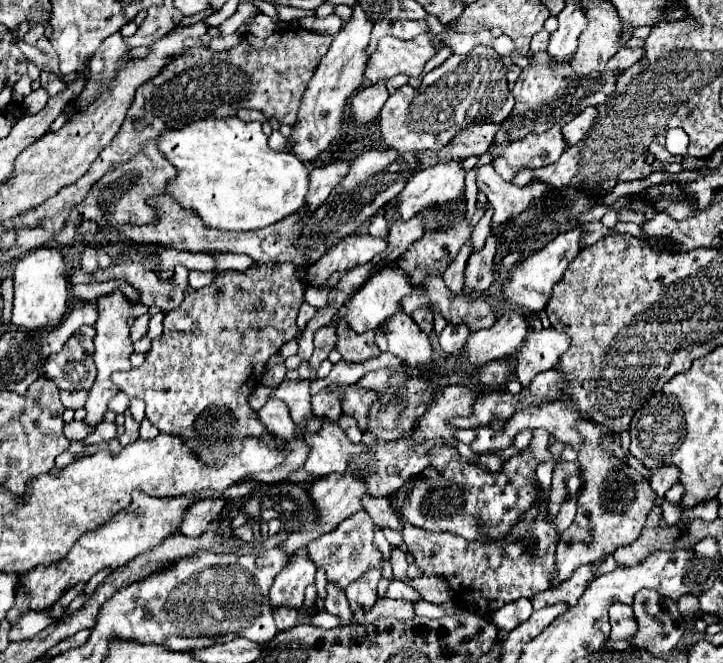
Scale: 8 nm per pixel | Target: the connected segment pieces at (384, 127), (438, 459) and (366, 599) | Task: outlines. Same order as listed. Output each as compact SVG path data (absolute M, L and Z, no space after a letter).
M474 47L468 55L454 53L440 67L428 71L422 77L422 83L418 89L404 85L402 89L398 89L394 95L388 97L388 103L380 111L382 139L386 141L388 147L396 149L398 153L426 151L426 149L438 151L470 123L502 123L514 107L512 87L520 75L520 71L522 69L510 57L502 57L490 47Z
M436 447L436 449L432 449L432 465L438 467L438 471L442 471L444 465L450 463L452 459L464 461L464 459L458 455L458 451L454 451L452 447Z
M370 569L366 571L360 579L352 581L344 591L348 597L348 603L352 607L354 613L354 621L356 623L364 623L364 615L374 607L374 603L378 601L376 595L376 585L380 581L380 569Z

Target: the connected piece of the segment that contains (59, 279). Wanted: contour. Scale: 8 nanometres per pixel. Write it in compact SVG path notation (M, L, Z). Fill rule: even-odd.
M38 247L22 259L14 269L14 311L12 323L24 331L56 327L68 311L68 263L60 247Z

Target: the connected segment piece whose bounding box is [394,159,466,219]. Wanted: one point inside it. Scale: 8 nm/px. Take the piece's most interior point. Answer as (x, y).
(442, 183)

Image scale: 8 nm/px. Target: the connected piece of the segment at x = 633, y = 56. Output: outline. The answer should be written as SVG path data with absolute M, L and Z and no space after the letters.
M620 47L618 53L606 63L606 69L608 69L608 71L628 69L628 67L632 67L634 63L638 63L638 59L642 59L642 57L644 57L644 47L636 47L636 49Z

